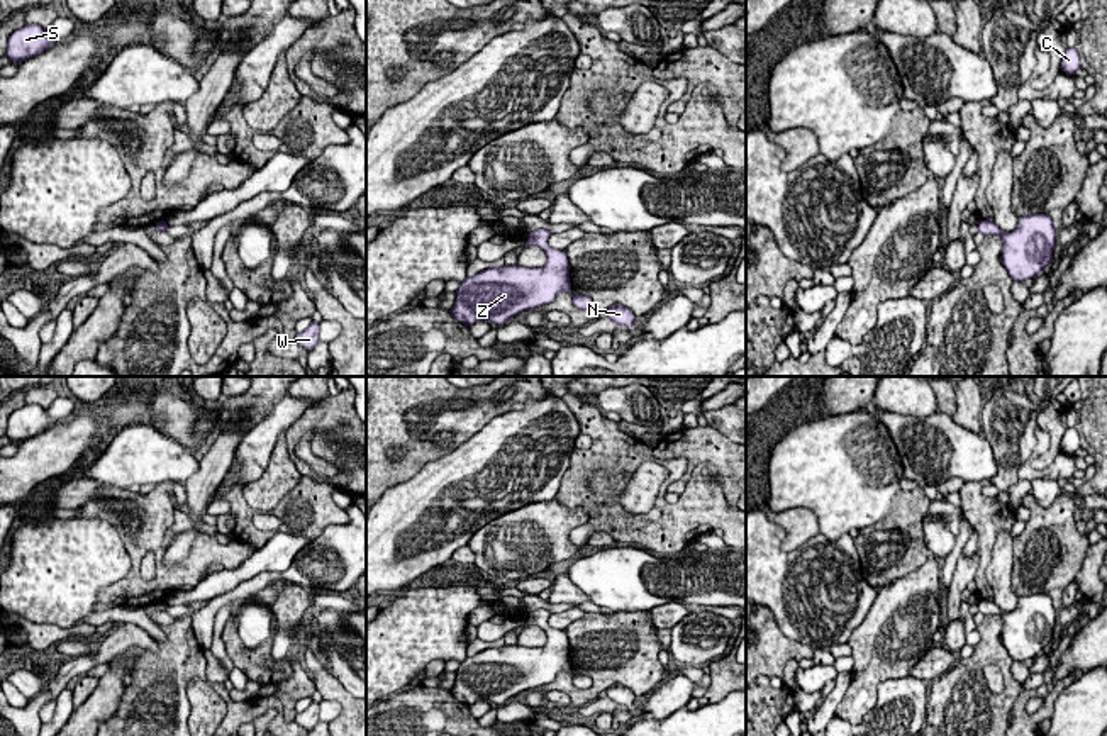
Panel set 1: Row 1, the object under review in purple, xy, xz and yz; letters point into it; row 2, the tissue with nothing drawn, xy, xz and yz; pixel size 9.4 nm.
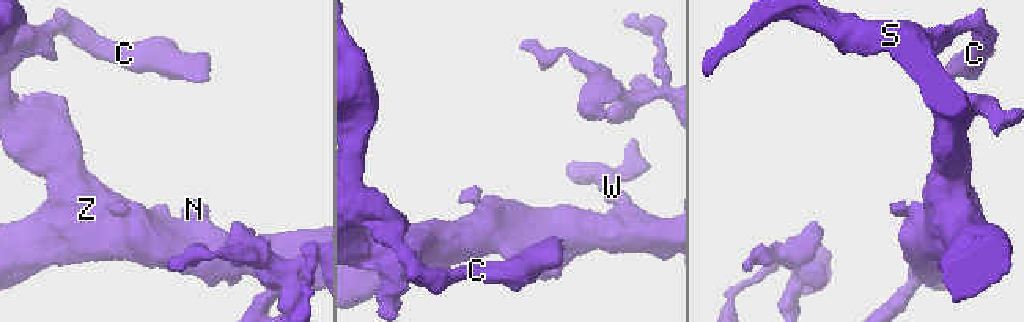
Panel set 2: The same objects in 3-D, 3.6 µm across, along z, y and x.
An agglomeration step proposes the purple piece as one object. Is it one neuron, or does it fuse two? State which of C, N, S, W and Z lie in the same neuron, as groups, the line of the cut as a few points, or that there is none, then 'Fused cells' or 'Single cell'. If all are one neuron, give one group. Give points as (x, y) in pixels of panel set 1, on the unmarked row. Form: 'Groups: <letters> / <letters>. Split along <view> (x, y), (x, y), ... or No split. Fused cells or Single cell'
Groups: C N S W Z. No split. Single cell

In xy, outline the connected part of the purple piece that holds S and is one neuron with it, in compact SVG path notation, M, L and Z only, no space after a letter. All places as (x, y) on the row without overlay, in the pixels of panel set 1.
M25 404L8 417L5 436L14 443L25 441L54 424L56 422L46 414L46 409L37 404Z

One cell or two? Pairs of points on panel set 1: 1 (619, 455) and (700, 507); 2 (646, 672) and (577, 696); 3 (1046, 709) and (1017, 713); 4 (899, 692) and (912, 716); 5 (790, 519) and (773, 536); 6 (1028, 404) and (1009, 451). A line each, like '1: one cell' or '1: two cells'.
1: one cell
2: one cell
3: one cell
4: one cell
5: two cells
6: one cell

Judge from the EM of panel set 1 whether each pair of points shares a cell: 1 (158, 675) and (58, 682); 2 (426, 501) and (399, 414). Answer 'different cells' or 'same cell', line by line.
1: different cells
2: different cells

